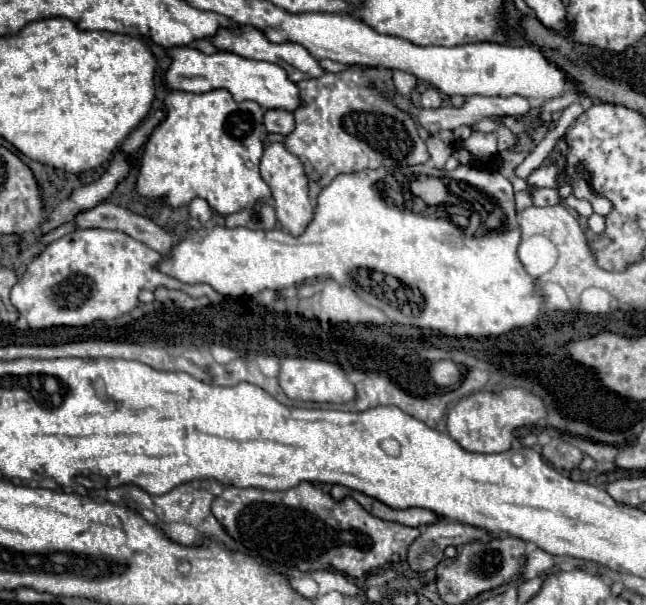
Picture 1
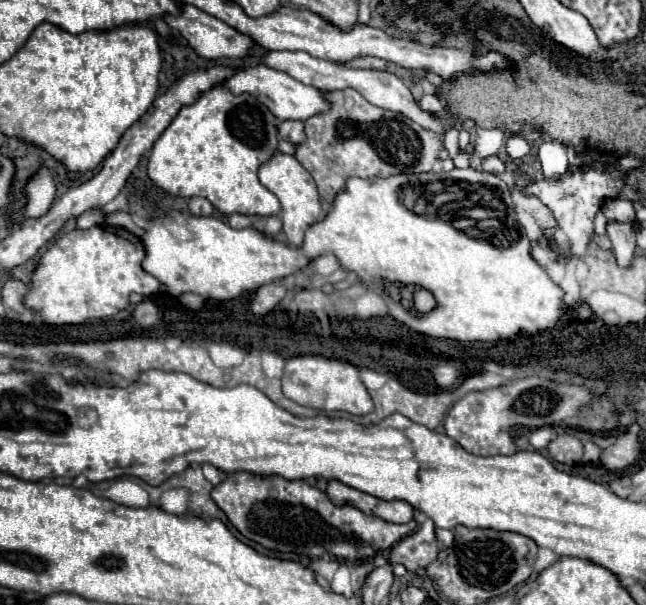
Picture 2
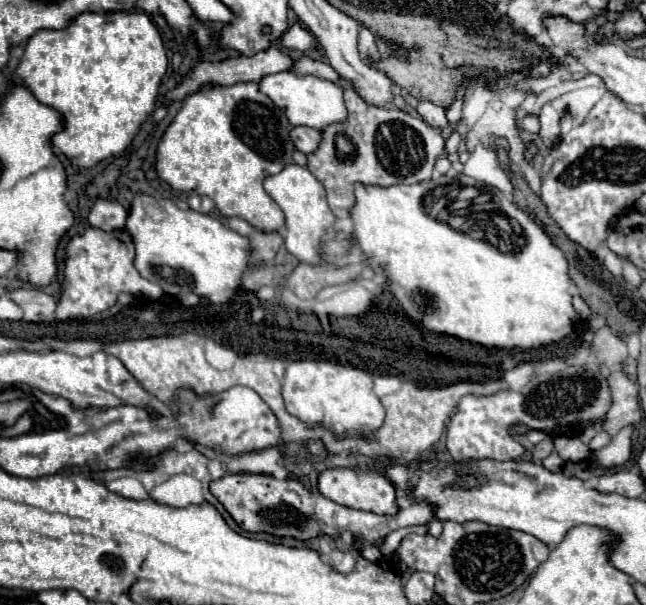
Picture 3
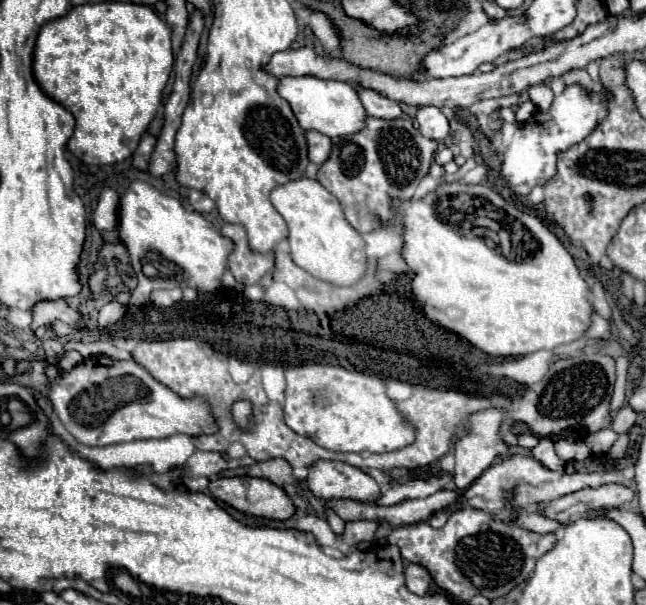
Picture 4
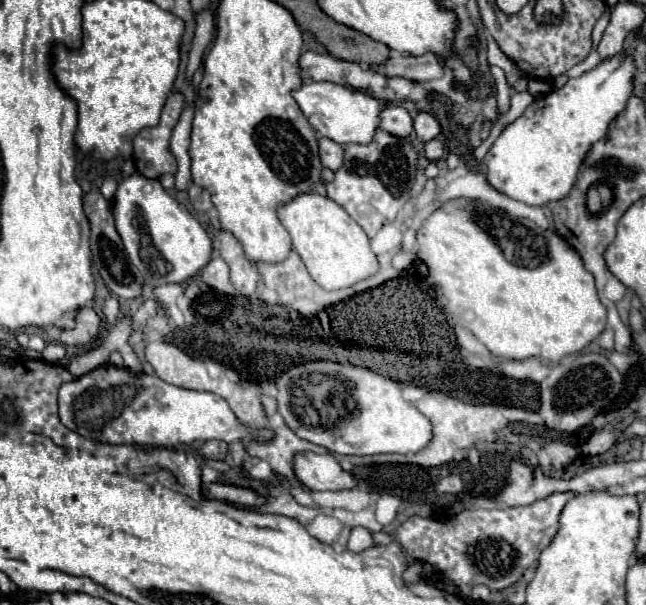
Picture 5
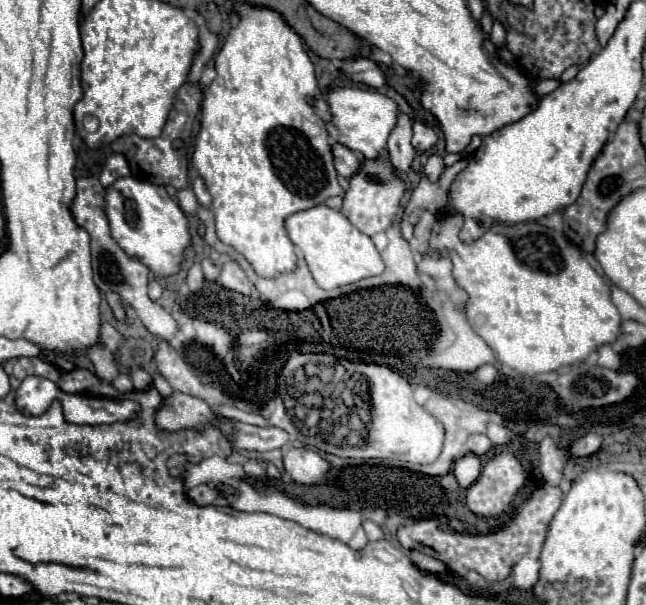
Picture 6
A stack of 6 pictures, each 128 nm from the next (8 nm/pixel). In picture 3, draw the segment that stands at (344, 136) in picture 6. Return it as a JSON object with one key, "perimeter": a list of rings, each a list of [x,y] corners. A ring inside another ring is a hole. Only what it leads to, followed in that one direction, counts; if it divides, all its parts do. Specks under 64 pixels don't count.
{"perimeter":[[[278,72],[272,76],[264,76],[264,80],[260,80],[260,92],[266,94],[286,116],[288,122],[292,126],[312,126],[316,130],[326,128],[332,122],[340,122],[346,118],[346,106],[344,106],[344,98],[342,98],[342,88],[314,78],[314,76],[296,76],[294,72]]]}

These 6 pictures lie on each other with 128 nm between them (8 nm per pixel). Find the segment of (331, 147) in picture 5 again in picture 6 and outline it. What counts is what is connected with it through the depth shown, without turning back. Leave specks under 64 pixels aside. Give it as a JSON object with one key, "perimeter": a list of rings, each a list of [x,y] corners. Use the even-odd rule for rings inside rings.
{"perimeter":[[[332,144],[332,154],[334,154],[334,164],[336,164],[336,172],[344,178],[350,178],[354,172],[358,172],[360,168],[360,158],[350,150],[344,148],[342,144]]]}

